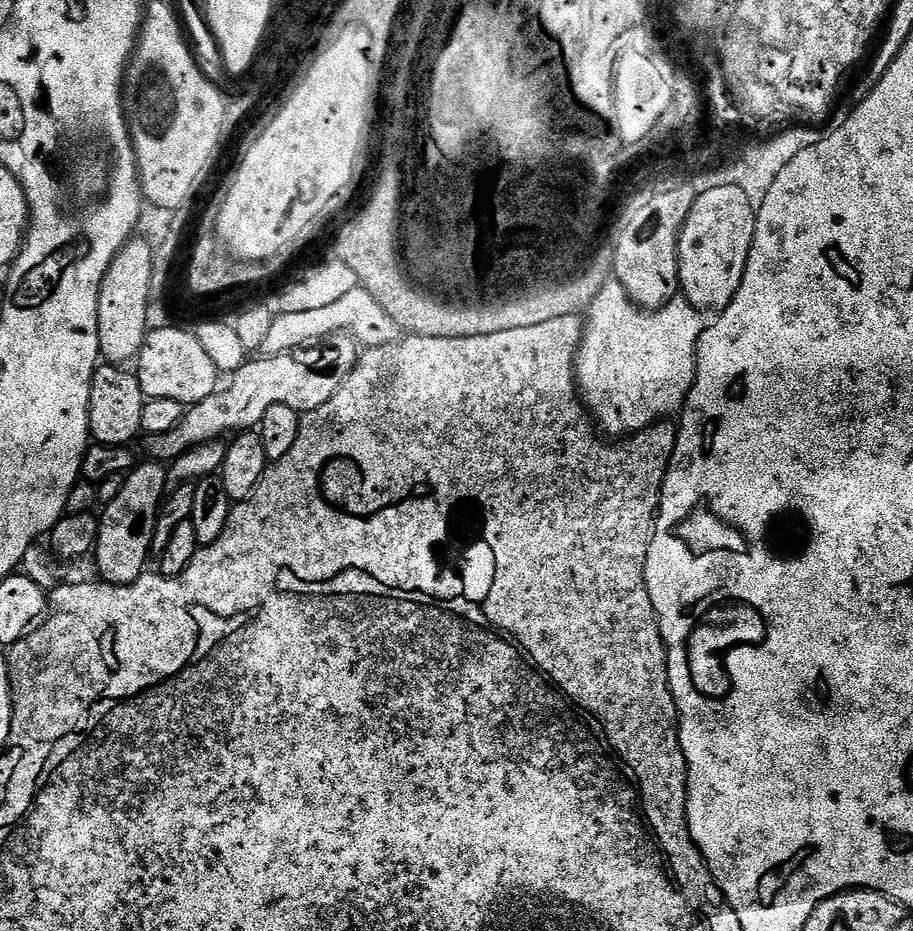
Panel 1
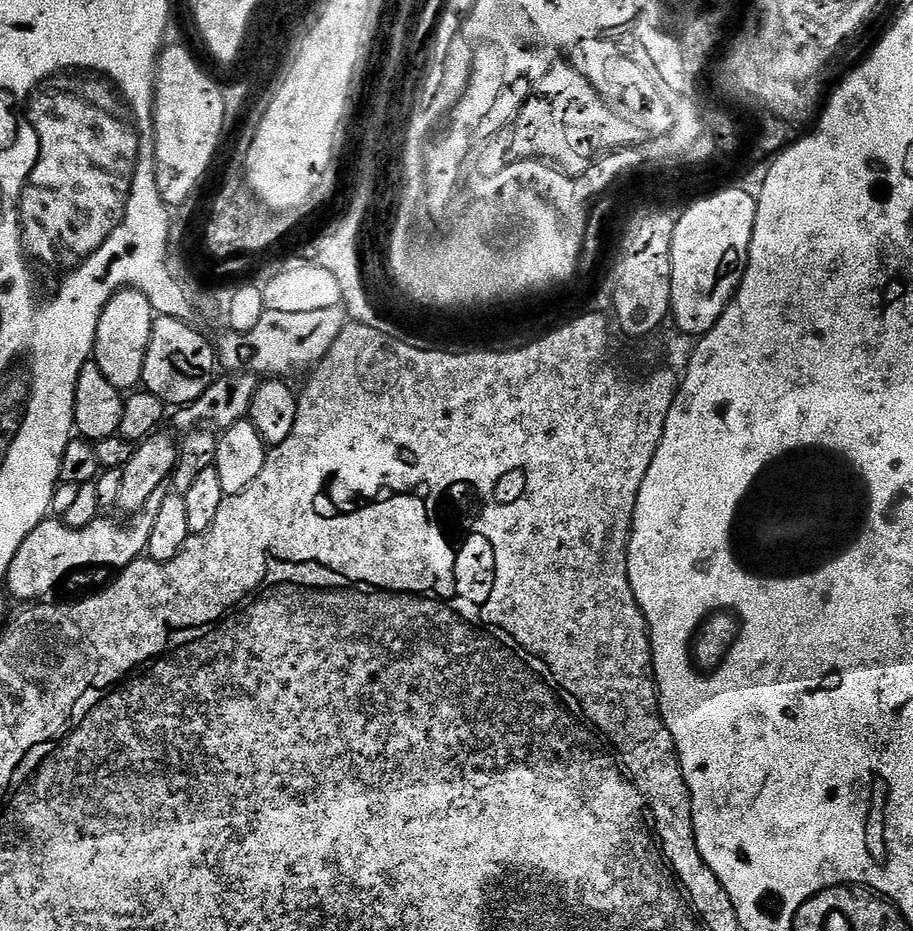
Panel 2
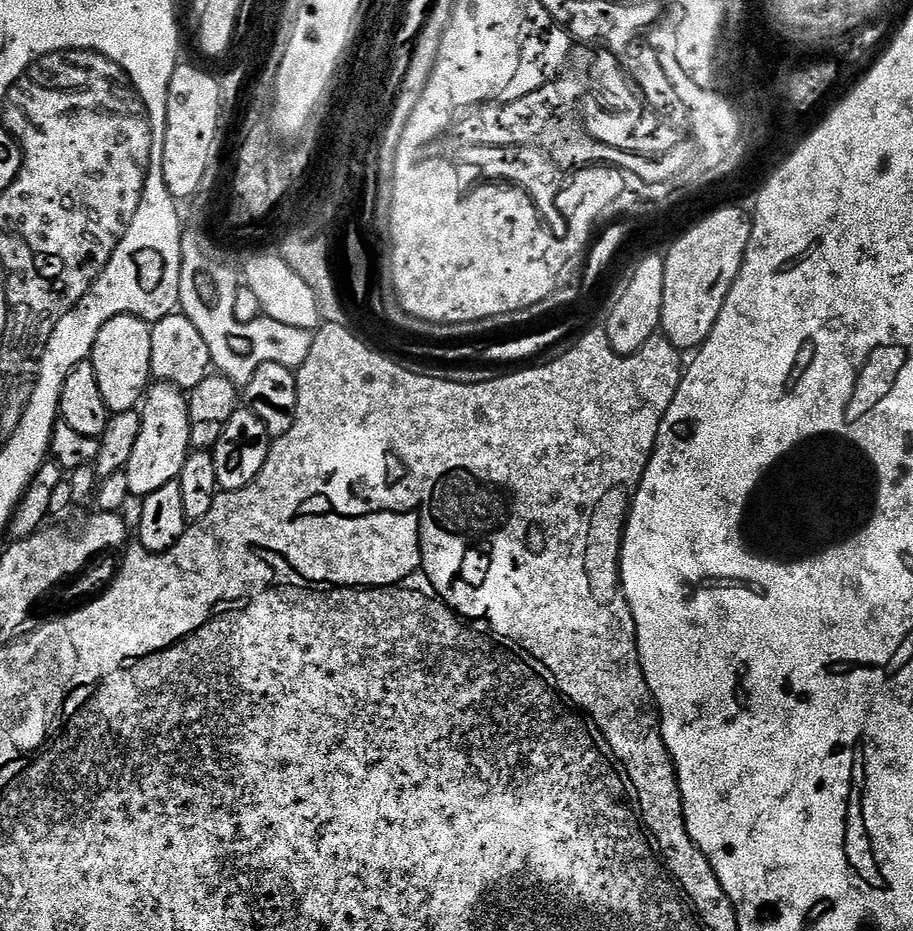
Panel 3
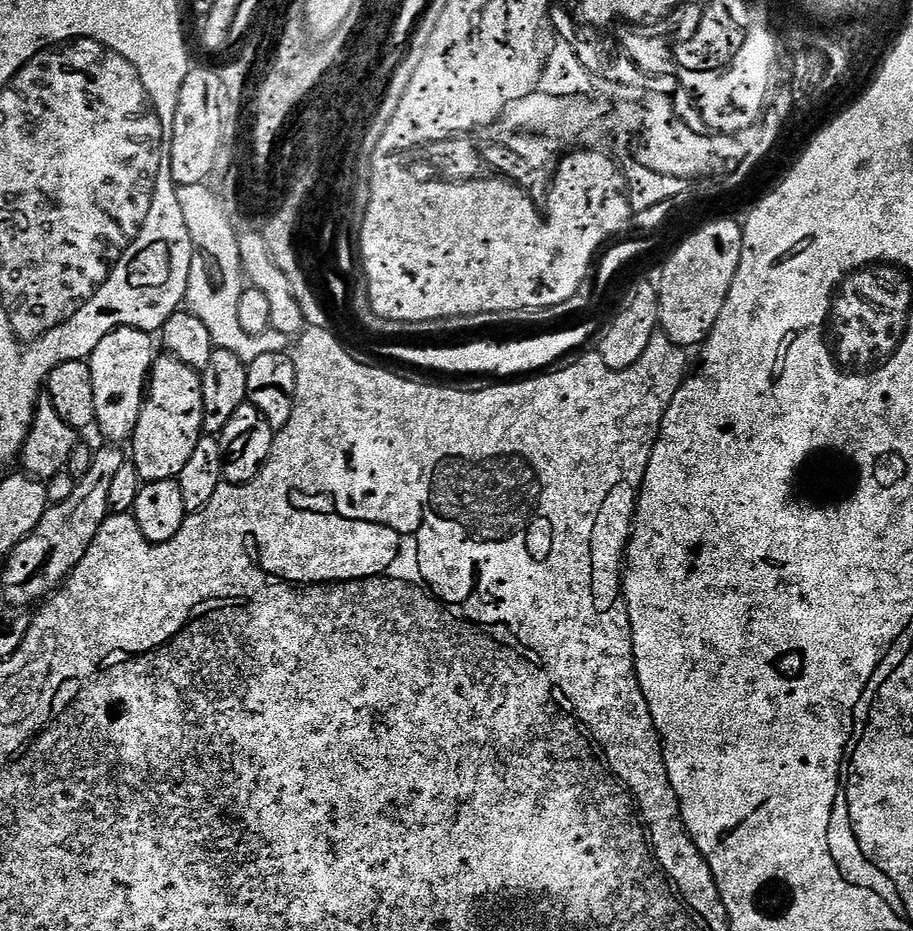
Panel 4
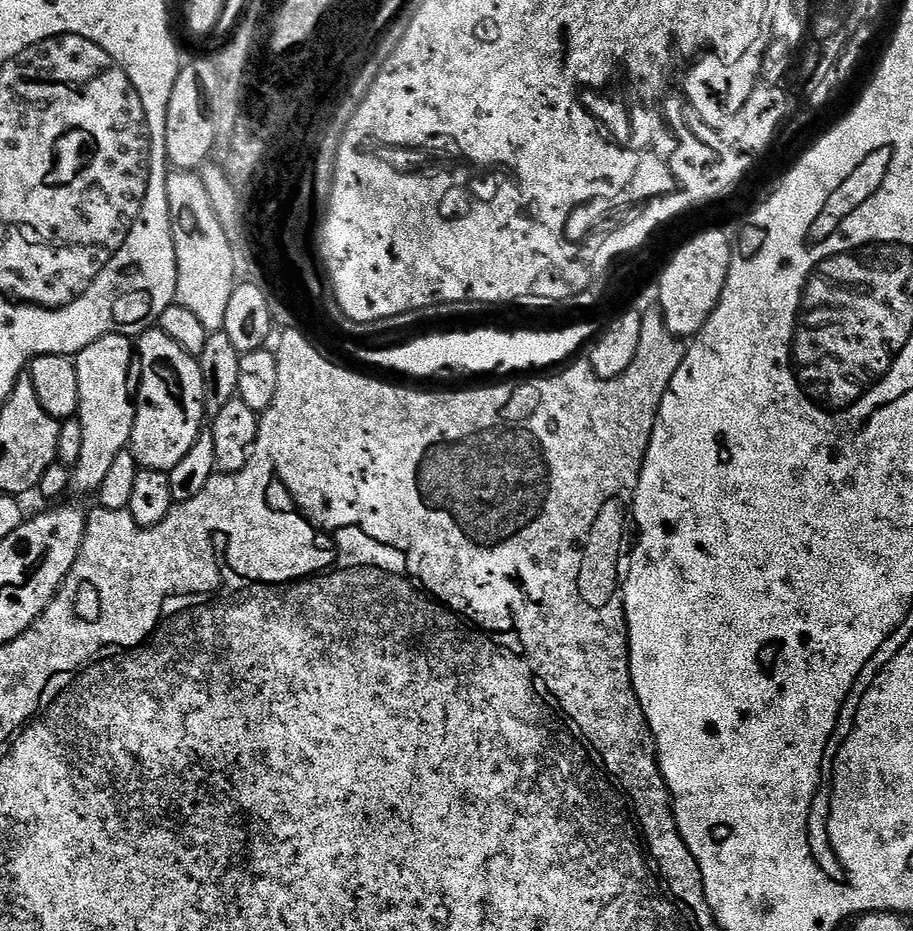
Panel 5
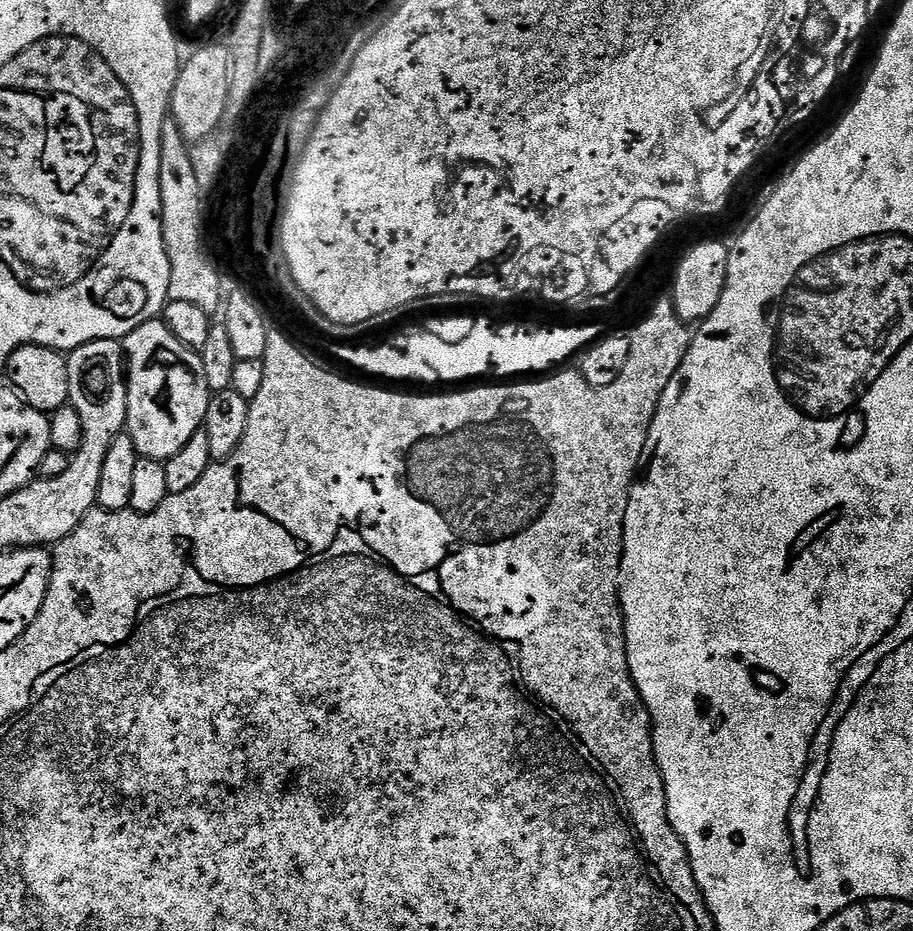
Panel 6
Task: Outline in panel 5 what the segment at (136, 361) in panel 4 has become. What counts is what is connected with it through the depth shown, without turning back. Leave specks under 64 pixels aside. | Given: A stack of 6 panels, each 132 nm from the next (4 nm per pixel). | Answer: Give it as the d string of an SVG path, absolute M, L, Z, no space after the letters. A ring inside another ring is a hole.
M109 334L86 346L76 357L80 386L80 432L84 441L80 444L80 457L71 469L71 491L80 496L99 493L114 458L131 445L136 421L134 399L134 344L124 334Z

